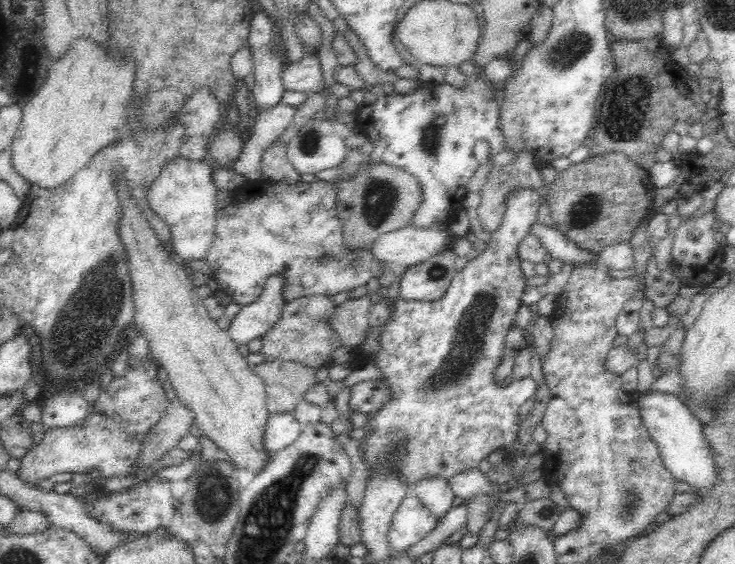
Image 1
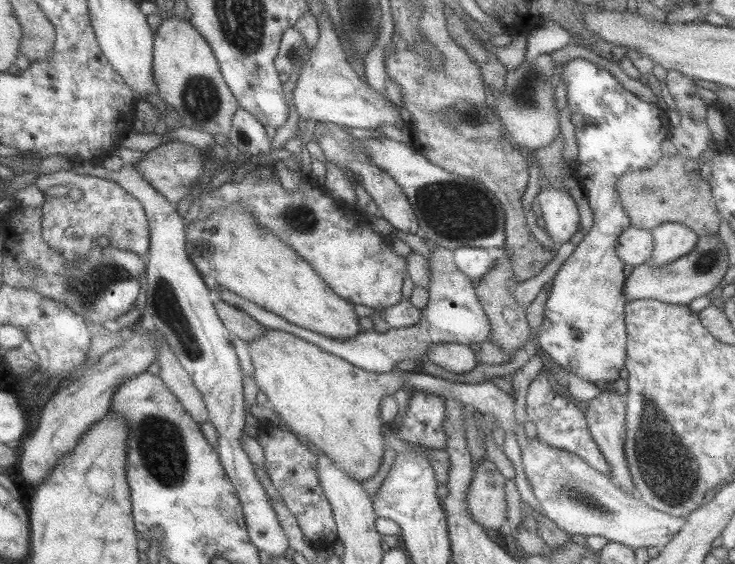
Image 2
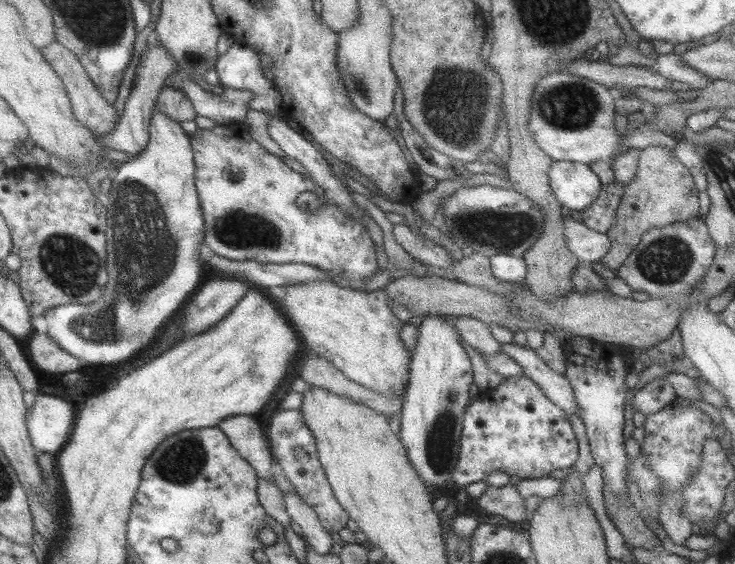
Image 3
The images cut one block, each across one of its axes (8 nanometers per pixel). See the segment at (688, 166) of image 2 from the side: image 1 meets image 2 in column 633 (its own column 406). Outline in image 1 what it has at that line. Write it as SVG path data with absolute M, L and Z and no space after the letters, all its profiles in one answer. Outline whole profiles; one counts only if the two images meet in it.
M384 162L361 163L357 172L347 179L334 179L333 191L337 217L343 225L344 242L354 250L368 250L374 240L412 225L414 212L422 204L422 185L414 175Z

